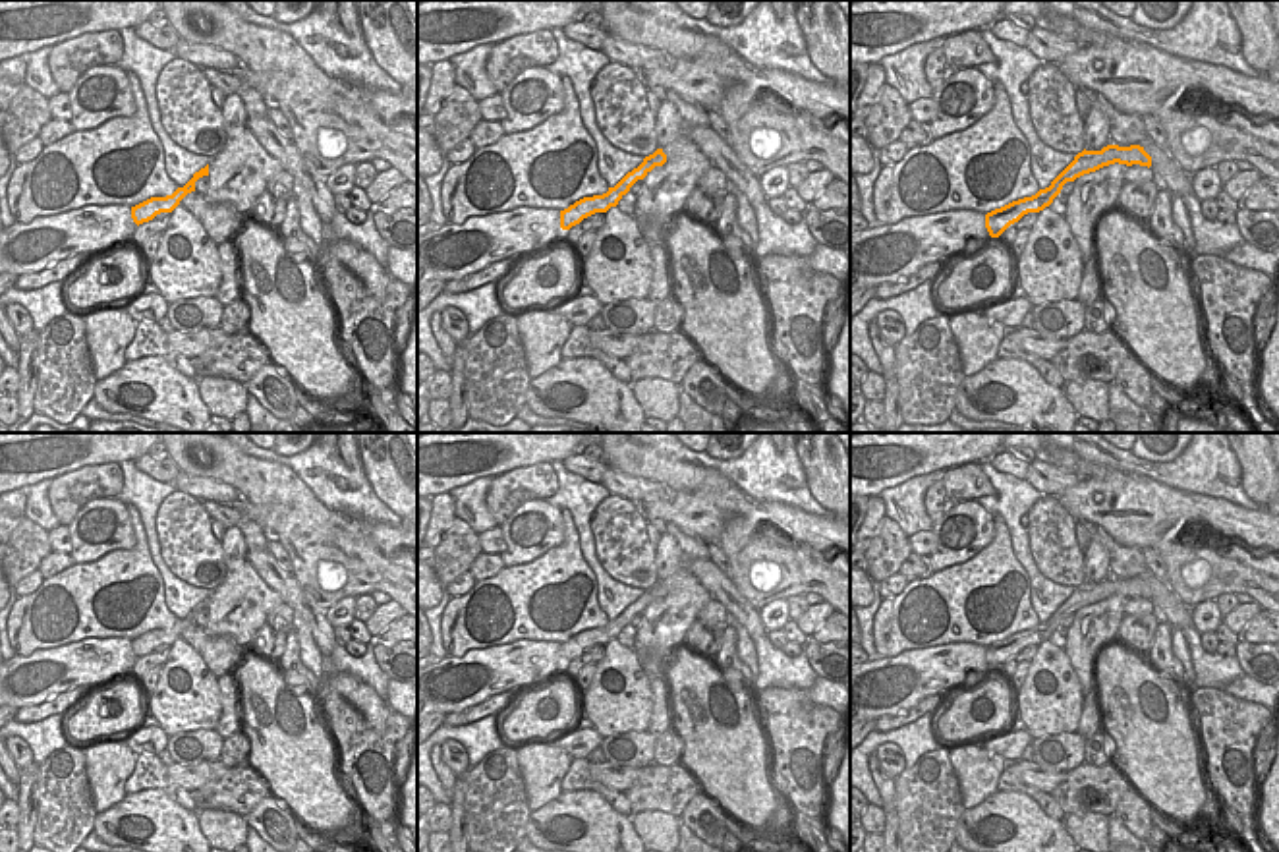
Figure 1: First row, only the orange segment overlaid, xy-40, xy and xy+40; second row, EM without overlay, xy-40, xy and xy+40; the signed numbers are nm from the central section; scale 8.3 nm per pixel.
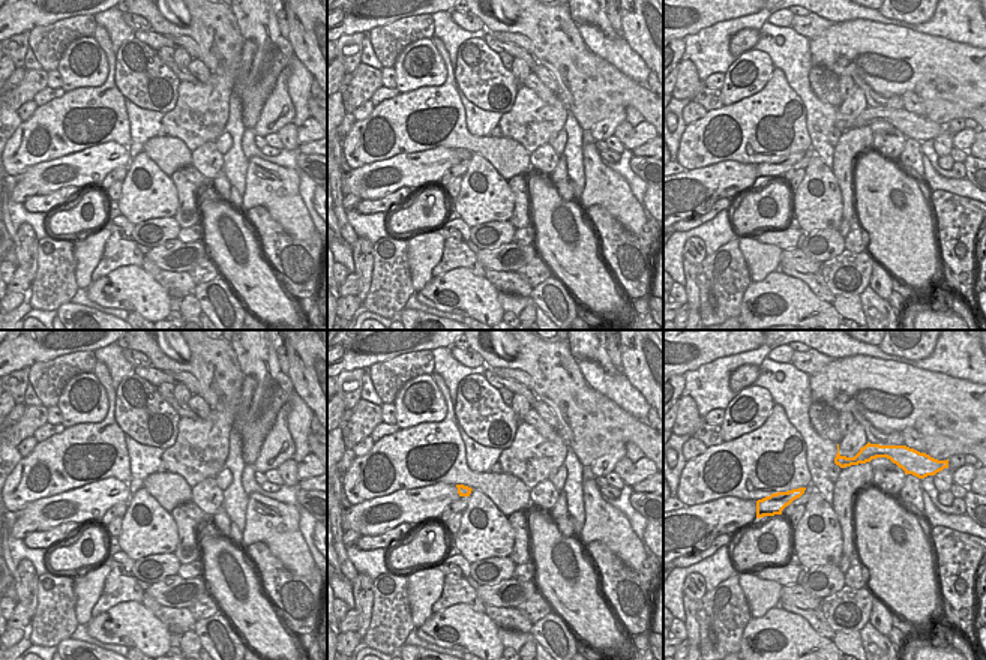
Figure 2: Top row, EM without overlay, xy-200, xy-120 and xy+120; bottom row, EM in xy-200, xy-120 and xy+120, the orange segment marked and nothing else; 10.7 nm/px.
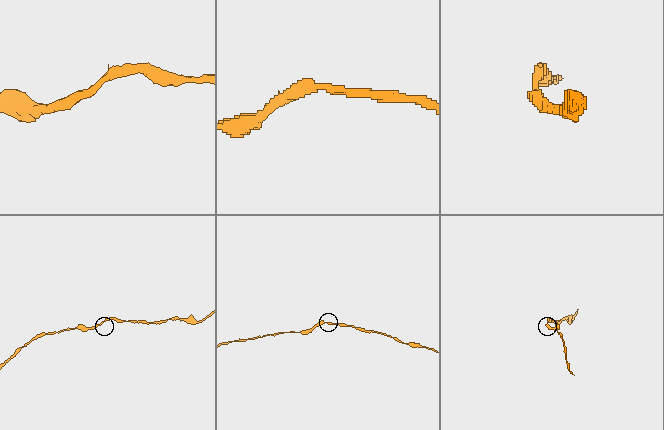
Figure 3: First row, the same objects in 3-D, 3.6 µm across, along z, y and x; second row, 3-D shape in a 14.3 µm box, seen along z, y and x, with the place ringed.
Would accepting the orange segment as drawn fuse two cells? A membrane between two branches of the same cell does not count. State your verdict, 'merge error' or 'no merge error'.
no merge error

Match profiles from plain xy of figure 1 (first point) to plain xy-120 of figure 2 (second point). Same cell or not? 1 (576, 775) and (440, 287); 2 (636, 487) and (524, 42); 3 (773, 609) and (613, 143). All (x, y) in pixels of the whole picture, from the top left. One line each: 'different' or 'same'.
1: different
2: same
3: different

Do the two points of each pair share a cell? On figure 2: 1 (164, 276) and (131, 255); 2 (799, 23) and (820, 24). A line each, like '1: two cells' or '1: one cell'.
1: two cells
2: one cell

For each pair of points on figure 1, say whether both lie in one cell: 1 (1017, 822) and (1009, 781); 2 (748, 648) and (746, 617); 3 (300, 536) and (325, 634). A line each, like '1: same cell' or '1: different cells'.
1: different cells
2: different cells
3: different cells

